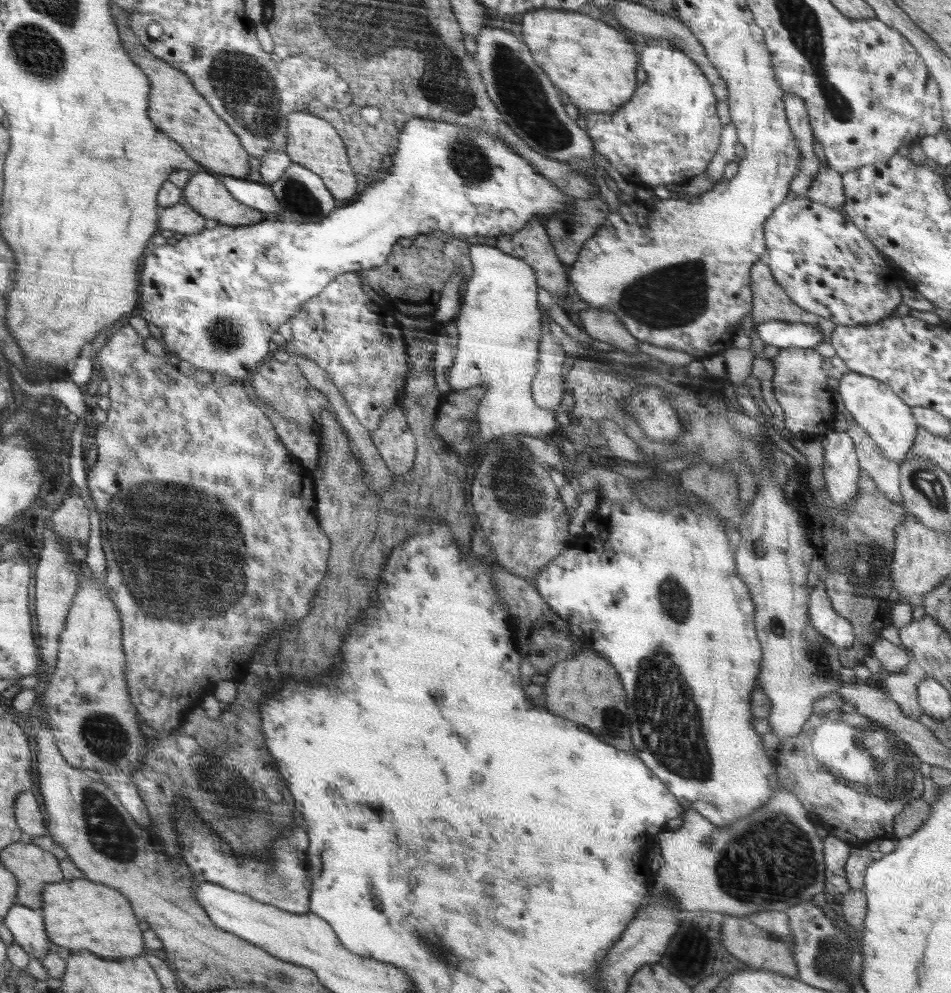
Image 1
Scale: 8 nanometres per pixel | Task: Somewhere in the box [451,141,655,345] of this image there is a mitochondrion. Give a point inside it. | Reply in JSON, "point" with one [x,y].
{"point":[566,225]}

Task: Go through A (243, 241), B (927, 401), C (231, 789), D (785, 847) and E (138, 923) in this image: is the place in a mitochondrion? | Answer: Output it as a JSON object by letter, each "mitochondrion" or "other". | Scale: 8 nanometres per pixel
{"A":"other","B":"other","C":"mitochondrion","D":"mitochondrion","E":"other"}

